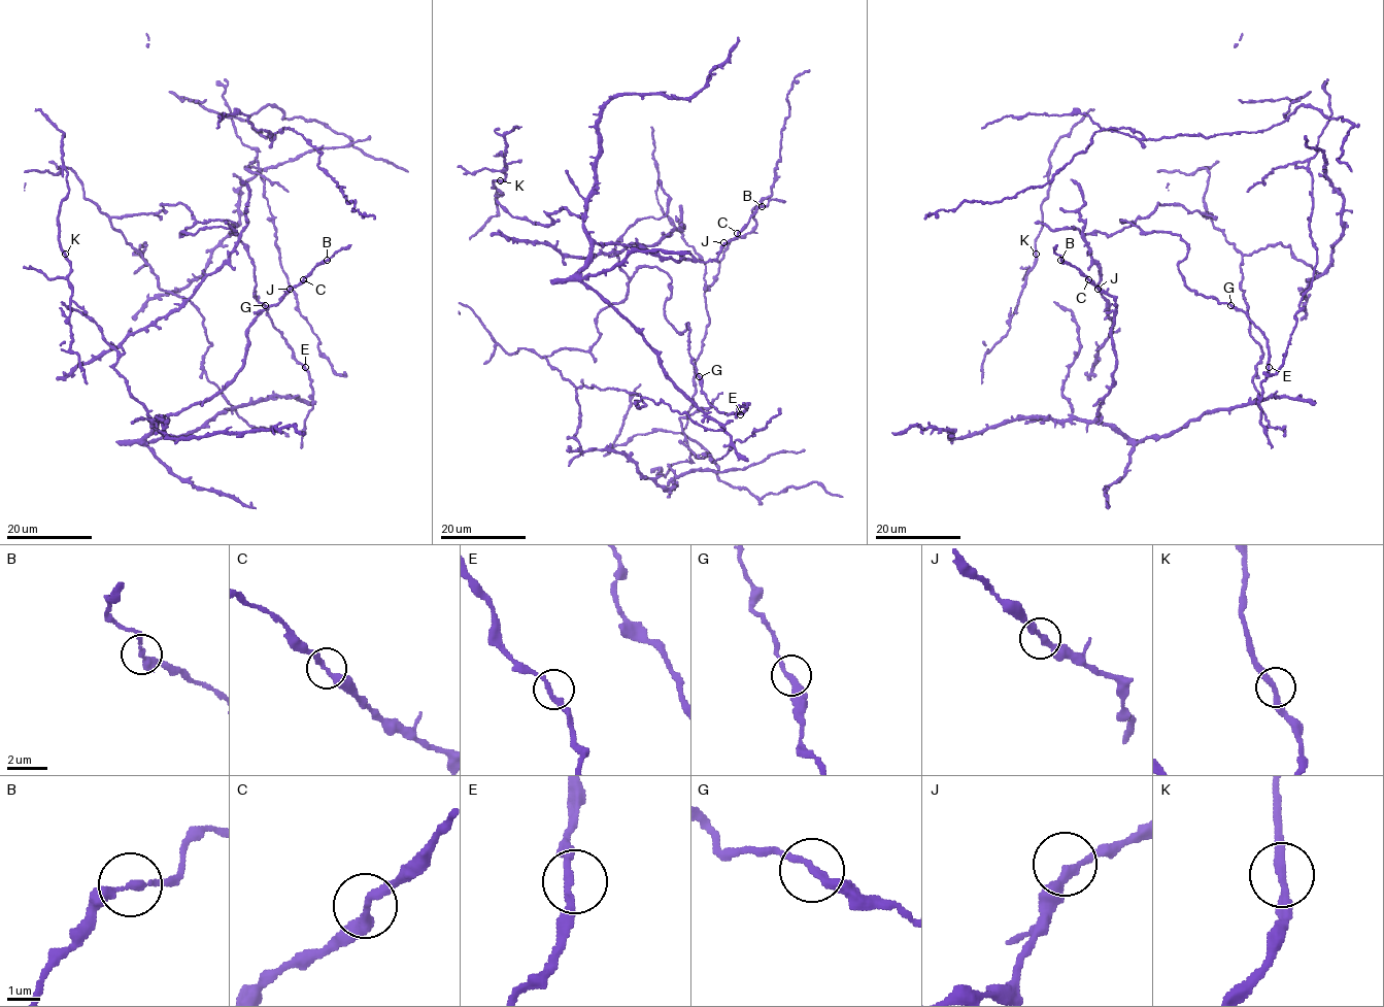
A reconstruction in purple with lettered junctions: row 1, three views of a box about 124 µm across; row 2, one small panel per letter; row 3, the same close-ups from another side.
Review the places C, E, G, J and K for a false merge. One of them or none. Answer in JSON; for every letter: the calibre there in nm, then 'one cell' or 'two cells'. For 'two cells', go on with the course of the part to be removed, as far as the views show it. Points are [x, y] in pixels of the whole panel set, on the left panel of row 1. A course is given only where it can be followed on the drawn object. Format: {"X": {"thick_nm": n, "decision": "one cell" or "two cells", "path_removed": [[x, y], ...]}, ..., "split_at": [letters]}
{"C": {"thick_nm": 280, "decision": "one cell"}, "E": {"thick_nm": 220, "decision": "one cell"}, "G": {"thick_nm": 240, "decision": "one cell"}, "J": {"thick_nm": 280, "decision": "one cell"}, "K": {"thick_nm": 260, "decision": "one cell"}, "split_at": []}

